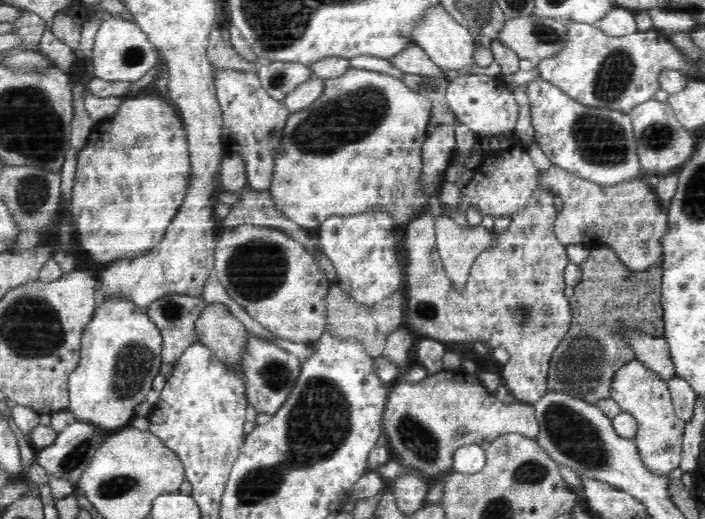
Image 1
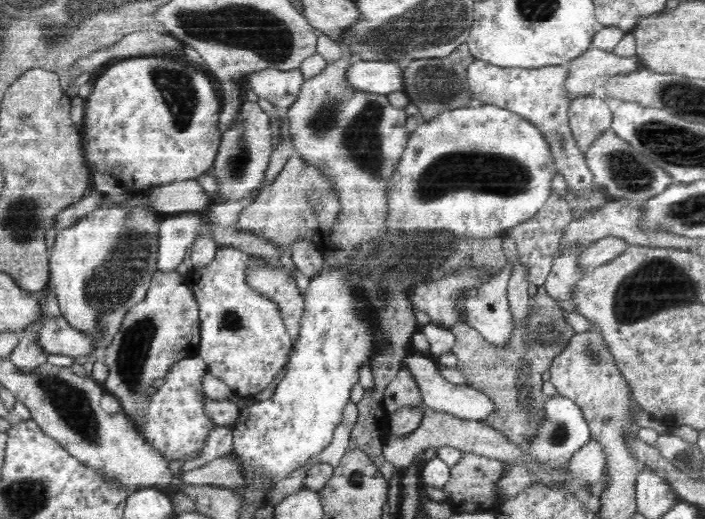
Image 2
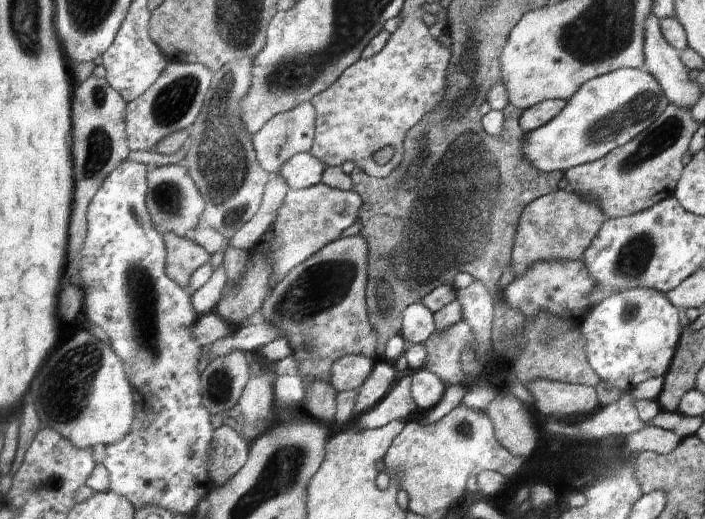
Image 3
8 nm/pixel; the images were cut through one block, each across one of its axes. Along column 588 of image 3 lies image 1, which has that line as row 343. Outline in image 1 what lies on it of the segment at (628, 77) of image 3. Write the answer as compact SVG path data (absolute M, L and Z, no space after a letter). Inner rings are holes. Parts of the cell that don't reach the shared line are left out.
M110 300L97 306L94 320L88 324L82 336L79 365L69 377L69 409L78 421L89 423L101 432L118 432L120 428L127 428L130 424L134 416L134 406L145 399L152 388L154 377L160 373L163 338L144 309L136 308L128 300Z

